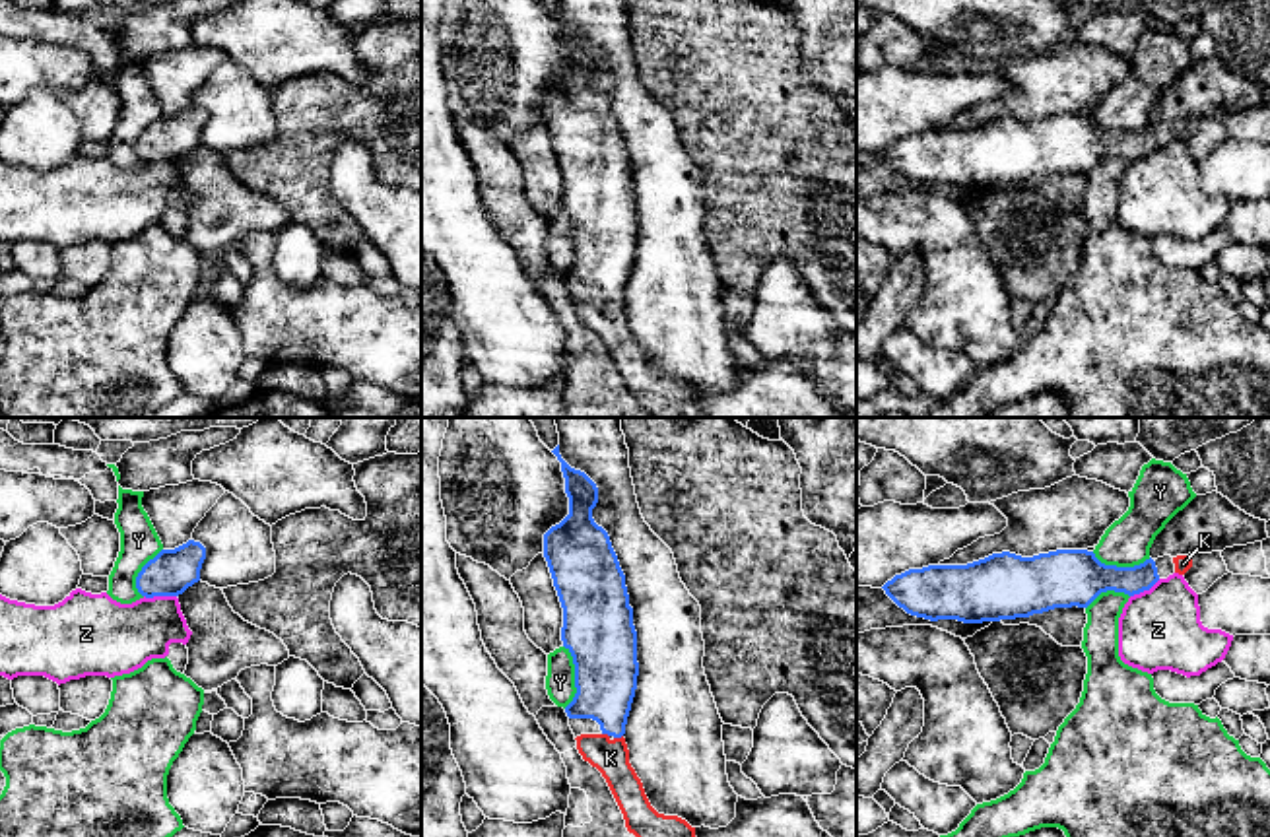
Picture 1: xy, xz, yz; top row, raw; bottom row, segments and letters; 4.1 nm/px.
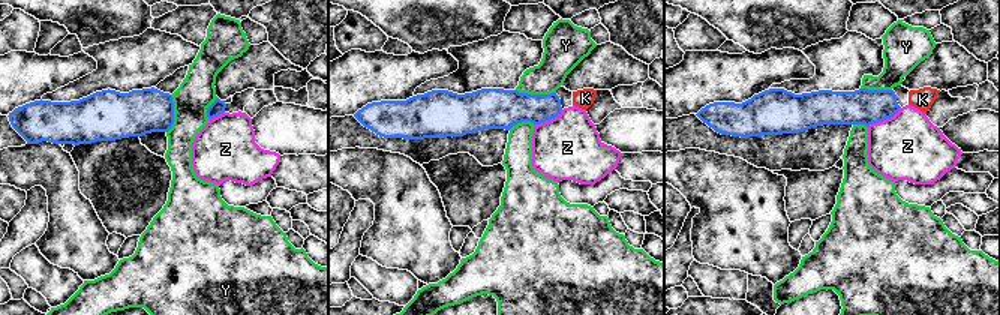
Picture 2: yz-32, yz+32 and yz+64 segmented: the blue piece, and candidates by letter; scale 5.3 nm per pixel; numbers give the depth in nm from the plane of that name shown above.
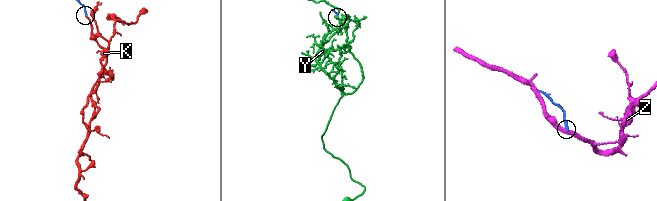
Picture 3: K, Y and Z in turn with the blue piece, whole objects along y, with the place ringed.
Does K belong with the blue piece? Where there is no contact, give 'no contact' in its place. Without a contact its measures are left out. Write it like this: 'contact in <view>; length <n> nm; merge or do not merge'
contact in xz; length 40 nm; merge

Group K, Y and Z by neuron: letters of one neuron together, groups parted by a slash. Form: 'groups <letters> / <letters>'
groups K / Y / Z

